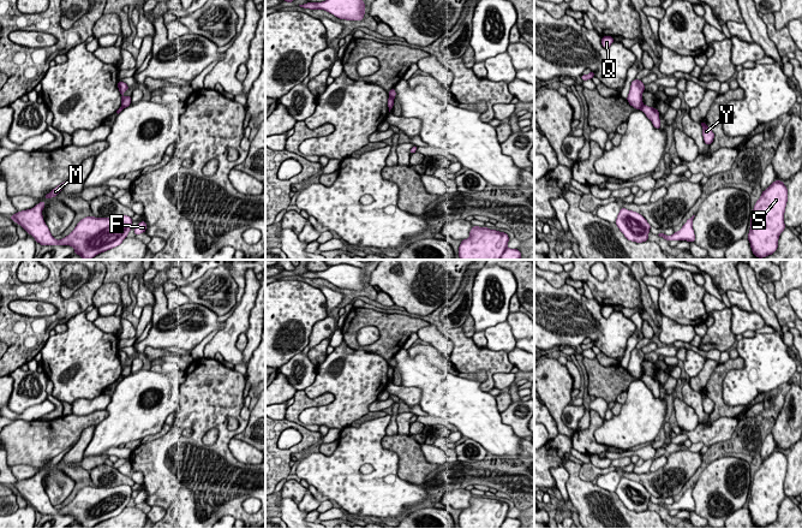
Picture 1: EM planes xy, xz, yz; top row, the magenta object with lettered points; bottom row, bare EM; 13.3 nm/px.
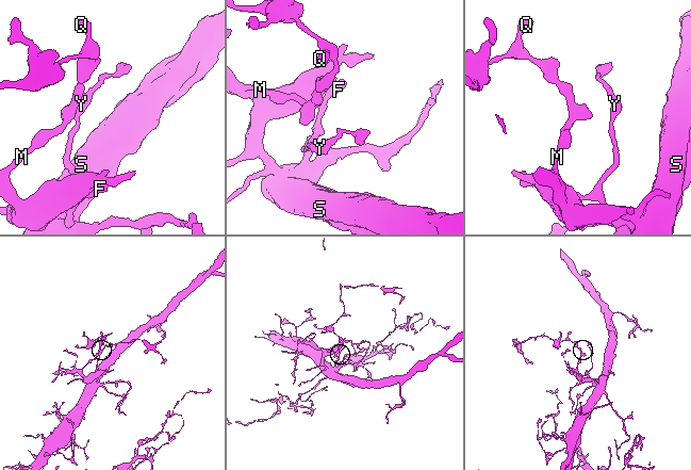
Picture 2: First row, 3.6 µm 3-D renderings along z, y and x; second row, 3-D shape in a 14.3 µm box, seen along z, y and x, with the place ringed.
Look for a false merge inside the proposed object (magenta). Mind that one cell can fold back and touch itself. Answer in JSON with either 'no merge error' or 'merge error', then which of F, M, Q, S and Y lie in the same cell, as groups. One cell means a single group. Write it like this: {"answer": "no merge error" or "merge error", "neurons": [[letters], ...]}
{"answer": "merge error", "neurons": [["F", "M", "S", "Y"], ["Q"]]}

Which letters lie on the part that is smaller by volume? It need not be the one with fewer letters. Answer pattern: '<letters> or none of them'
Q

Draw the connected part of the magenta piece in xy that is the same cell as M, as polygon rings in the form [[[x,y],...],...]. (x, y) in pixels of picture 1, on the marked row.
[[[71,179],[50,190],[44,196],[46,200],[34,208],[18,210],[10,218],[32,236],[36,243],[46,246],[58,244],[71,245],[74,249],[74,254],[79,255],[83,260],[91,260],[96,255],[120,245],[132,230],[131,225],[133,221],[127,215],[115,218],[86,216],[77,224],[68,236],[56,240],[43,220],[42,209],[46,201],[55,197]]]

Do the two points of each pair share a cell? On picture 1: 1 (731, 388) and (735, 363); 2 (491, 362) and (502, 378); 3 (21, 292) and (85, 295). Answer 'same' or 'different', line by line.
1: different
2: different
3: same

